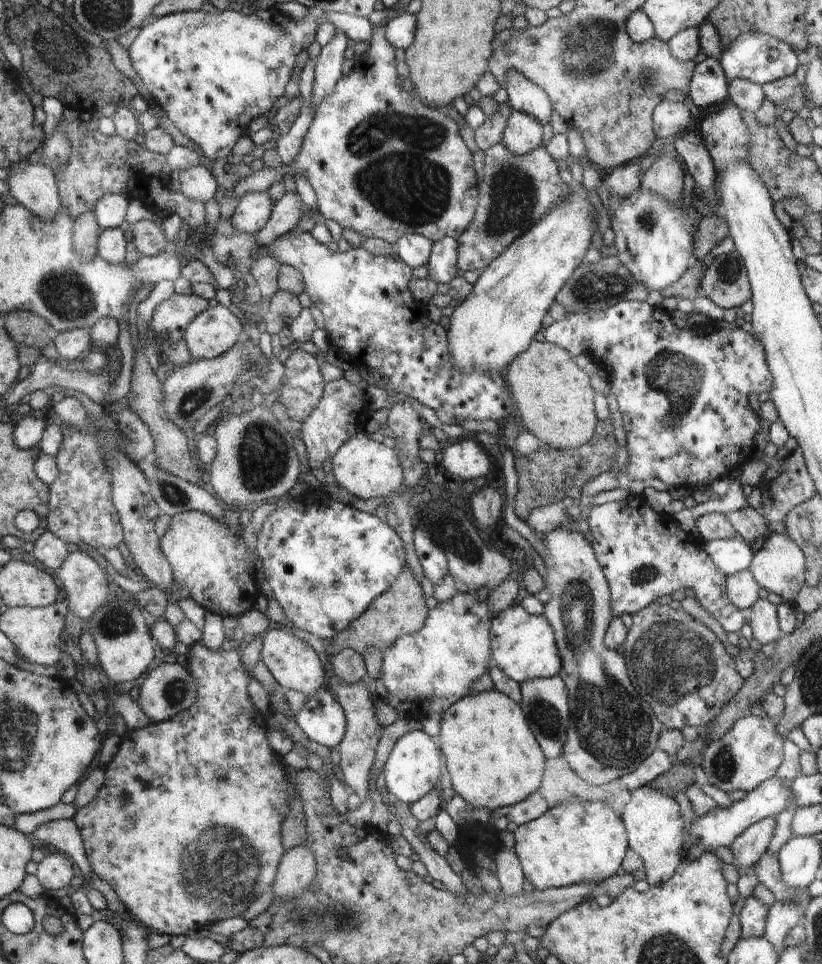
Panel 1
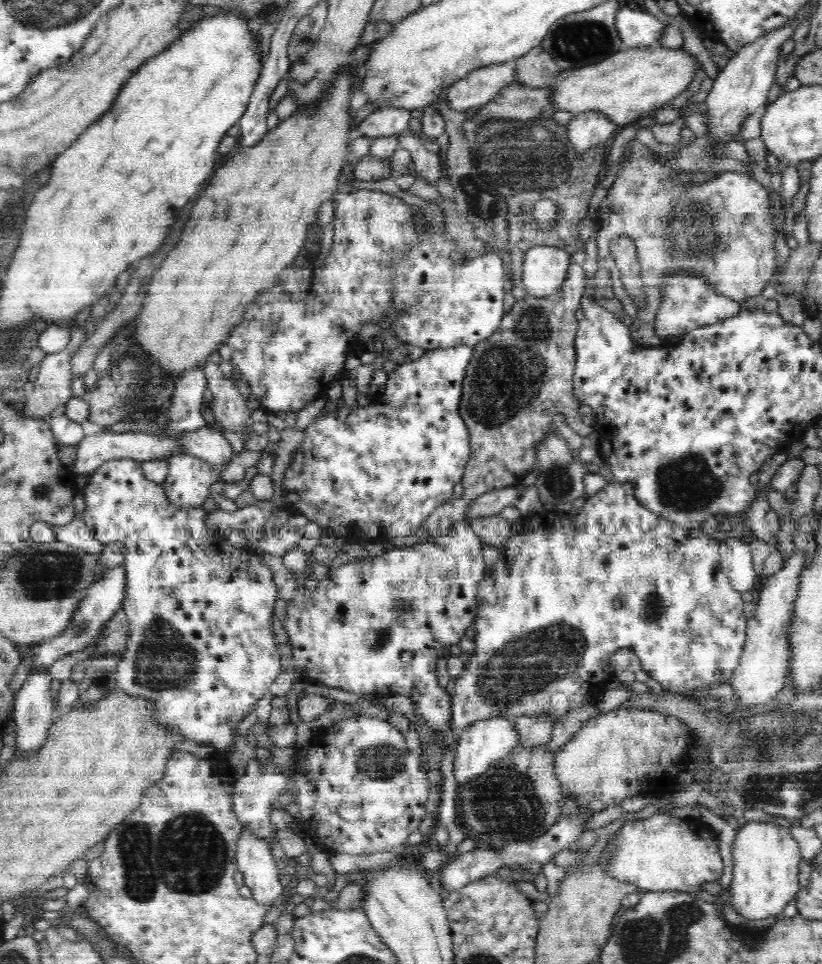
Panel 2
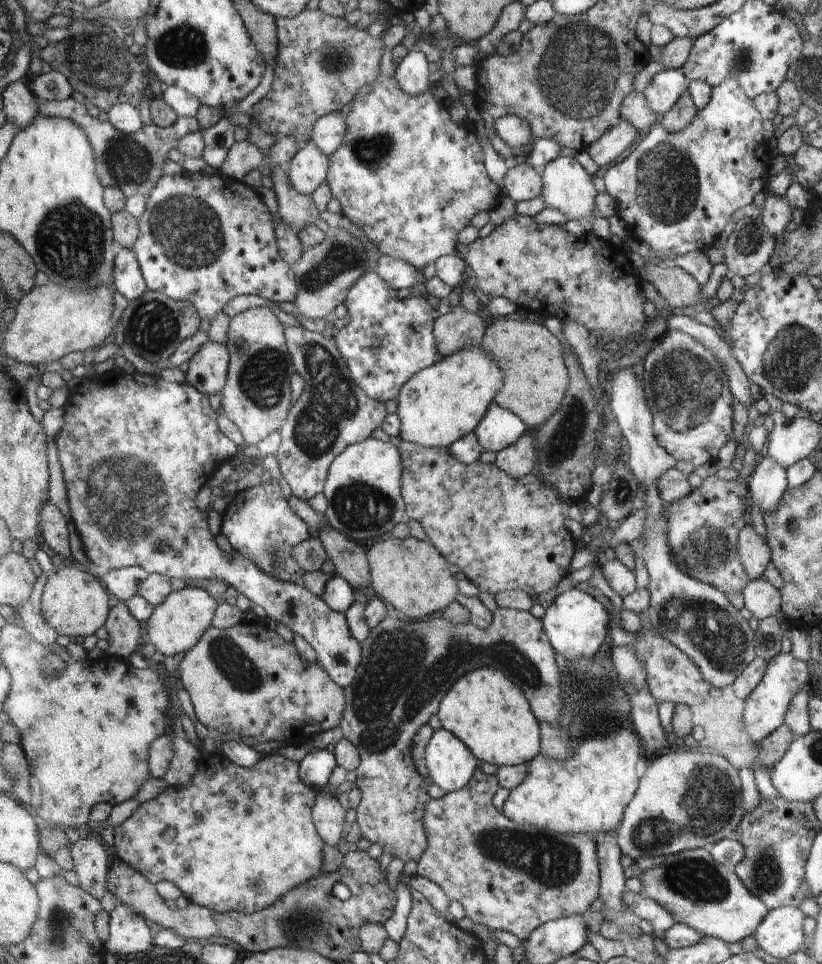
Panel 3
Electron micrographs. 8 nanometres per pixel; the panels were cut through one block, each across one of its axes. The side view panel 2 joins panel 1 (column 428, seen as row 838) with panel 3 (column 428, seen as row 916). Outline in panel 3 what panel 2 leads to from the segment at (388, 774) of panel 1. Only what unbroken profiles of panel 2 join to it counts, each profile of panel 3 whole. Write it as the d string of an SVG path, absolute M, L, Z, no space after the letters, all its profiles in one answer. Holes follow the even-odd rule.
M442 728L433 732L426 748L425 759L429 772L428 778L432 784L437 784L440 788L447 790L448 793L466 787L470 779L476 774L476 764L478 764L477 757L474 756L465 741Z

